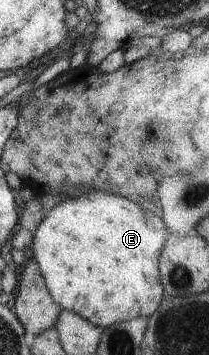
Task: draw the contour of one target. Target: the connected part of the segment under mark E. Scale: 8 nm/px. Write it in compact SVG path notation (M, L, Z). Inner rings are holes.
M92 190L60 199L57 206L48 209L45 220L34 230L29 248L47 290L60 308L75 312L91 324L104 329L136 318L149 318L157 312L166 296L160 281L159 259L169 235L163 218L155 216L152 211L122 195Z

